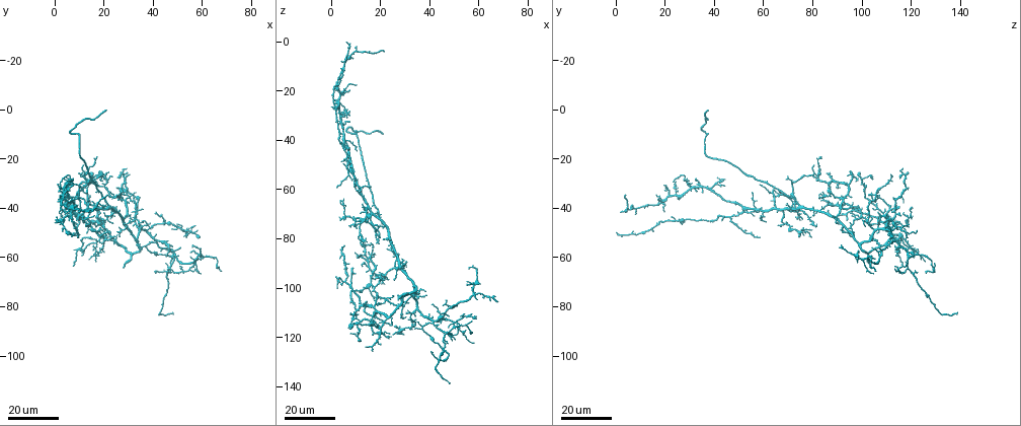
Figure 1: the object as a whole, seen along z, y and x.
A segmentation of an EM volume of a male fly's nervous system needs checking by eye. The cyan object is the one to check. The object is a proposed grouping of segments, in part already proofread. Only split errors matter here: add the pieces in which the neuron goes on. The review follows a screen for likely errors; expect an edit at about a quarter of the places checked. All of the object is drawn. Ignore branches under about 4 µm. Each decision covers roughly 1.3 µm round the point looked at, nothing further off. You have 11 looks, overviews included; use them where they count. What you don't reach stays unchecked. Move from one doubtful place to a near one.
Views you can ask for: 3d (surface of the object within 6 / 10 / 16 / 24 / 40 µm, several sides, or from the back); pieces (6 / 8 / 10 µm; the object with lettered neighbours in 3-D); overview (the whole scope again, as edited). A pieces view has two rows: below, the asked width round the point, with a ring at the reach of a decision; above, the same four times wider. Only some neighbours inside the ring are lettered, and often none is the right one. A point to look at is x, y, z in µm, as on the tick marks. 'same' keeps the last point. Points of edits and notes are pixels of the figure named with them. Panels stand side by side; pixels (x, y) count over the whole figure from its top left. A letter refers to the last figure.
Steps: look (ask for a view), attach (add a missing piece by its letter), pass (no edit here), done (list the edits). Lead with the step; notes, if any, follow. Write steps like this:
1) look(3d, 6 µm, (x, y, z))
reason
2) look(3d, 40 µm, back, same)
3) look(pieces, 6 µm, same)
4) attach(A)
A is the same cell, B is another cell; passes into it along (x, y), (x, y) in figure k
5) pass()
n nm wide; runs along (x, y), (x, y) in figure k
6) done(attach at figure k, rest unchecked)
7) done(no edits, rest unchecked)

look(3d, 16 µm, (48, 83, 139))

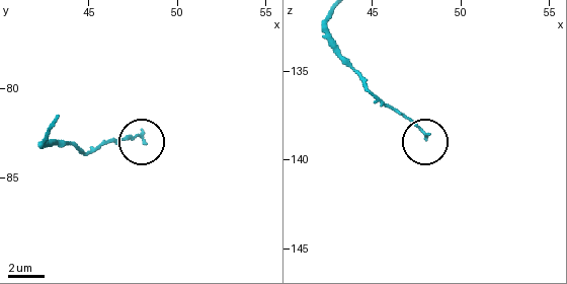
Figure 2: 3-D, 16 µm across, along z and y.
look(pieces, 6 µm, (48.1, 83.0, 138.4))

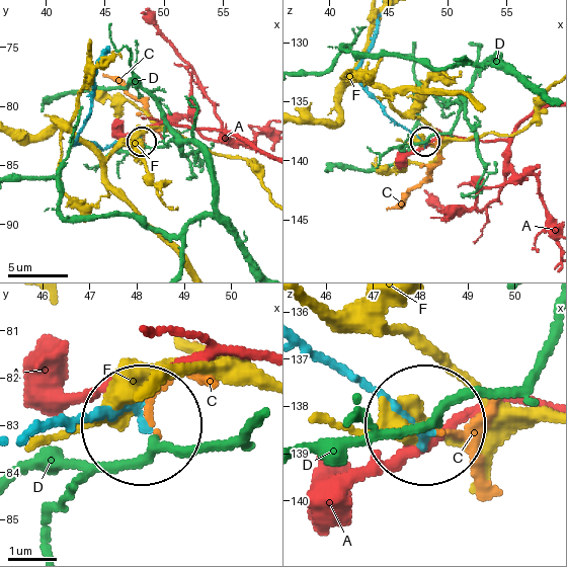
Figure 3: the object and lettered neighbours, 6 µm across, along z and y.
pass()
A, C, D and F are other cells; no lettered piece goes on from it

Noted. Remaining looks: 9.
look(3d, 24 µm, (28, 65, 104))
branch stops here

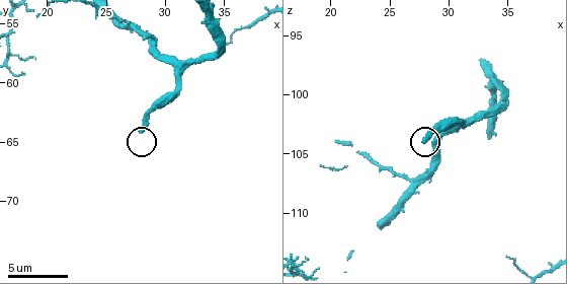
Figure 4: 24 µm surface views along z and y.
look(pieces, 10 µm, (28.0, 64.2, 103.6))

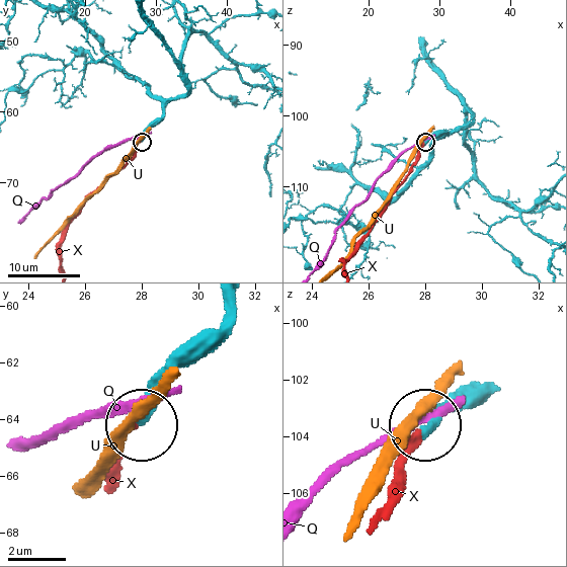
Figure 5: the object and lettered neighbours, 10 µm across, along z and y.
attach(X)
X is the same cell, Q and U are other cells; passes into it along (438, 133), (424, 143), (404, 181), (354, 248) in figure 5; the neuron continues

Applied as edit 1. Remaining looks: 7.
look(overview)

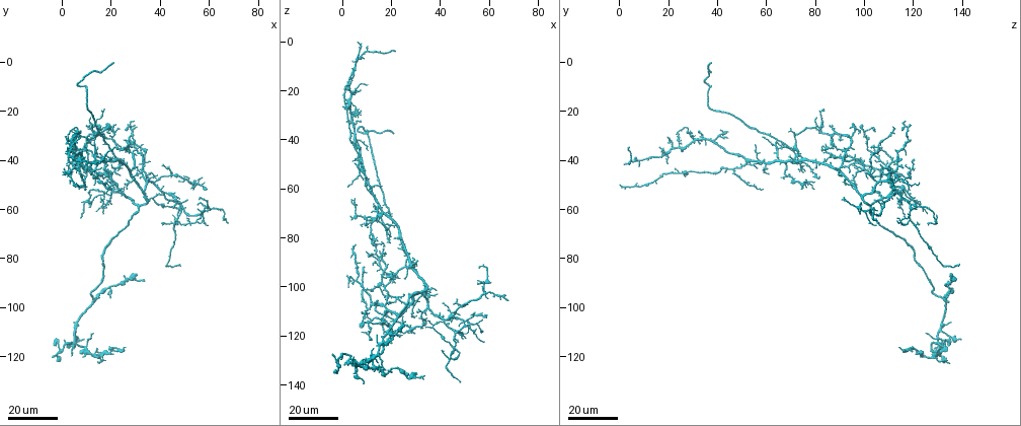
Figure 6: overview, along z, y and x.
look(3d, 16 µm, (42, 65, 127))
long arm stops here

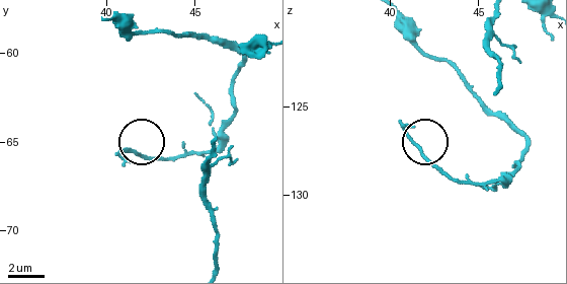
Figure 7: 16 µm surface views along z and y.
look(pieces, 10 µm, (41.2, 66.1, 126.1))

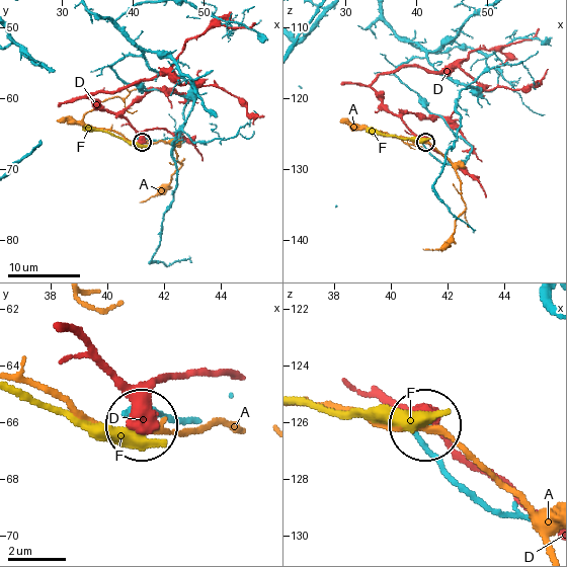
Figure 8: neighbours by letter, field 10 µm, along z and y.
pass()
A, D and F are other cells; no lettered piece goes on from it

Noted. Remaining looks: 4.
look(3d, 16 µm, (31, 86, 136))
an open end

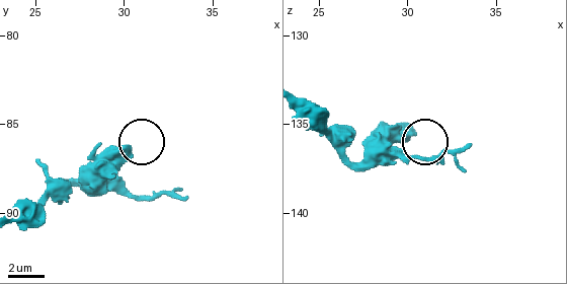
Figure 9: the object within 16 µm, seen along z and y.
look(pieces, 8 µm, (30.1, 86.3, 135.3))

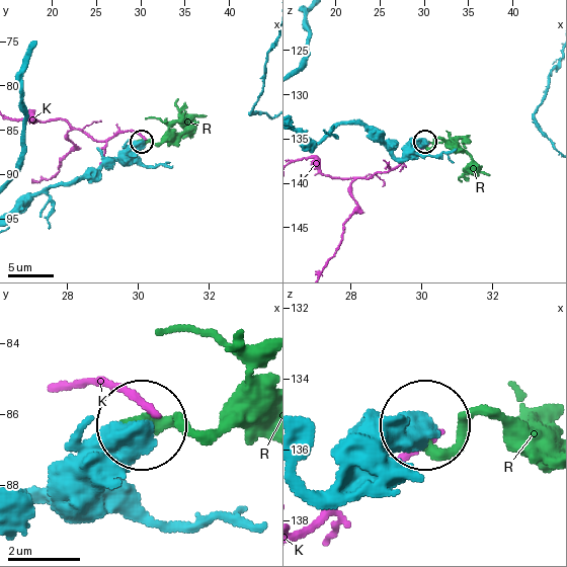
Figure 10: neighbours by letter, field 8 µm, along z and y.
attach(R)
R is the same cell, K is another cell; passes into it along (398, 158), (438, 139), (448, 140), (470, 158), (460, 180) in figure 10; it goes on there

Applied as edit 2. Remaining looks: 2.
done(attach at figure 5, attach at figure 10, rest unchecked)

